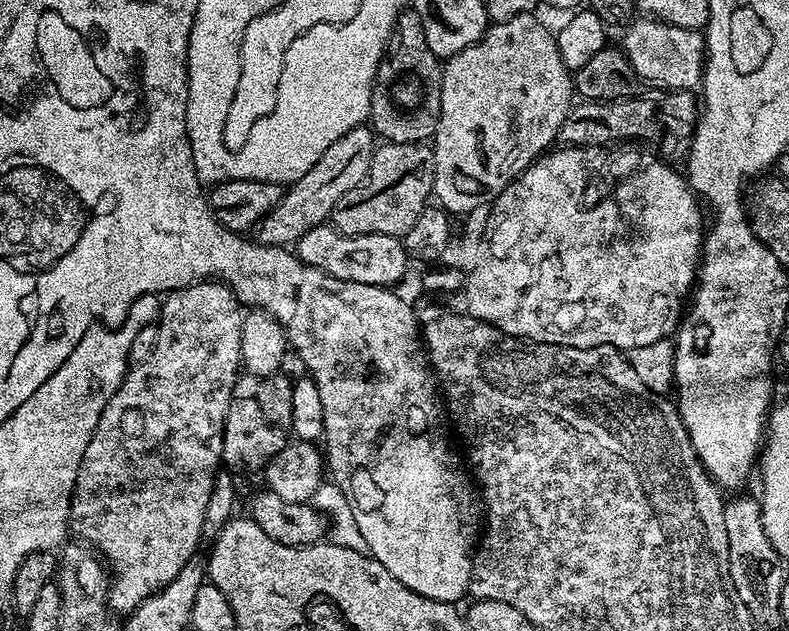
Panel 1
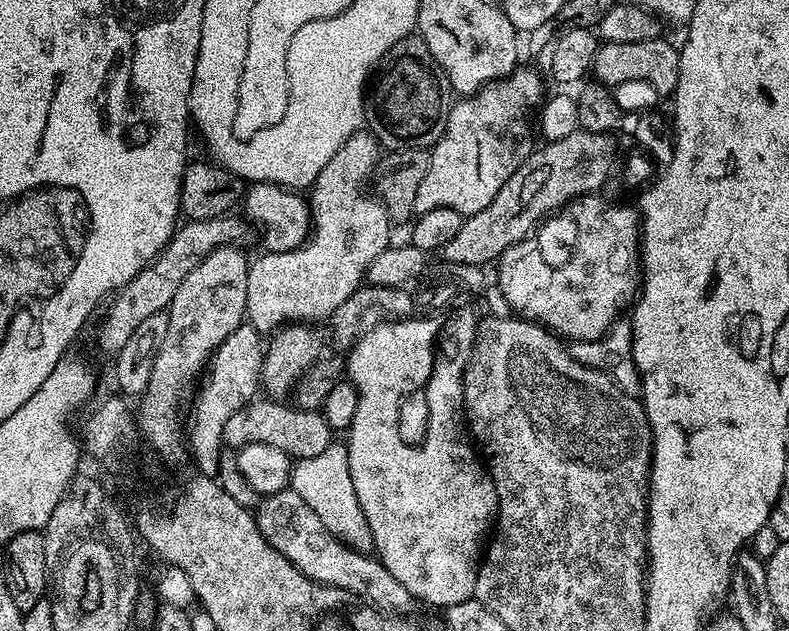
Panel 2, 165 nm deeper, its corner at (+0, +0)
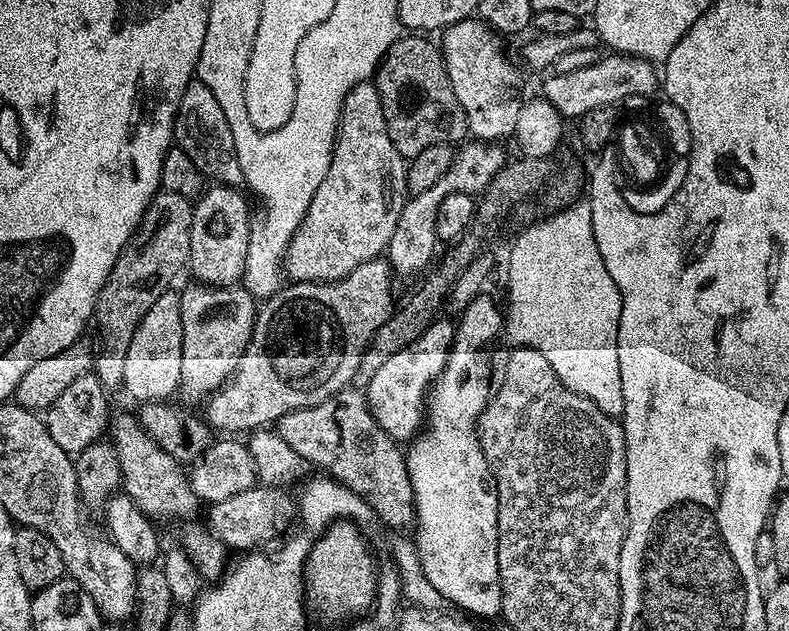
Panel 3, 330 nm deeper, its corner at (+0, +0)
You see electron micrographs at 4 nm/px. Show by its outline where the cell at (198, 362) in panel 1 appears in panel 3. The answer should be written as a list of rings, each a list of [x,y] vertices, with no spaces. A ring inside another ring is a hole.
[[[223,186],[209,187],[195,201],[192,209],[192,225],[190,226],[190,254],[188,255],[187,267],[197,281],[201,284],[213,286],[236,286],[241,283],[244,267],[246,266],[246,254],[248,243],[254,235],[252,220],[248,217],[249,197],[243,196],[240,188],[226,188]]]

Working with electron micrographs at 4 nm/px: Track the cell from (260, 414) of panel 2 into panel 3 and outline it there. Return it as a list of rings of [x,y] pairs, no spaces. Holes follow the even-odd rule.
[[[352,386],[346,387],[334,394],[330,400],[323,400],[314,406],[306,406],[302,410],[286,414],[276,421],[274,431],[280,435],[282,442],[286,442],[286,446],[290,446],[290,450],[294,450],[296,456],[302,457],[305,465],[317,464],[320,470],[337,483],[344,484],[351,492],[364,497],[371,504],[373,513],[377,517],[381,516],[390,527],[411,529],[416,519],[416,503],[405,449],[378,424],[368,408],[367,395],[363,391],[355,390],[360,391]]]

